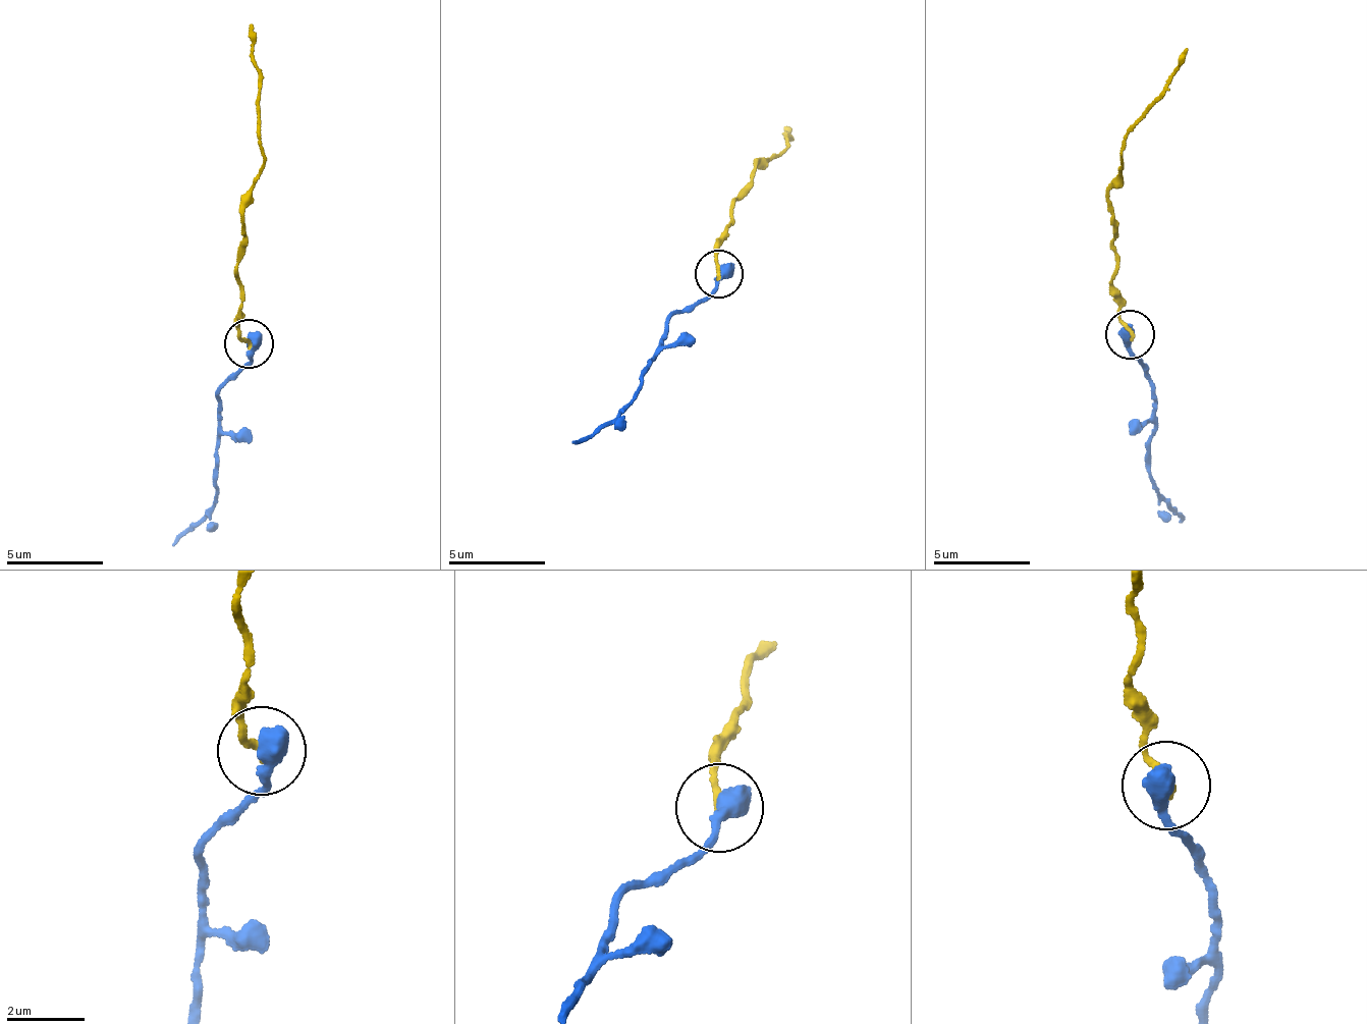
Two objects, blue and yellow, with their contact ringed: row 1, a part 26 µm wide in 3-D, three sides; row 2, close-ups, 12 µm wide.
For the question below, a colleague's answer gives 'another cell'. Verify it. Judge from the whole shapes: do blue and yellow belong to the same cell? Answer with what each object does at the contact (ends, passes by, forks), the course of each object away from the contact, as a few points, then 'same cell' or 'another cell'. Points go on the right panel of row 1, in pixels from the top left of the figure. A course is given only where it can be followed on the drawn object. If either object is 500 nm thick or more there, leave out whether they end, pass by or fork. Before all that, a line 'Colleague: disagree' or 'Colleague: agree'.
Colleague: disagree
blue runs (1131, 336), (1131, 360), (1148, 375), (1149, 480), (1159, 506), (1179, 521); yellow runs (1131, 336), (1118, 317), (1107, 184), (1124, 164), (1123, 143), (1186, 46); same cell

